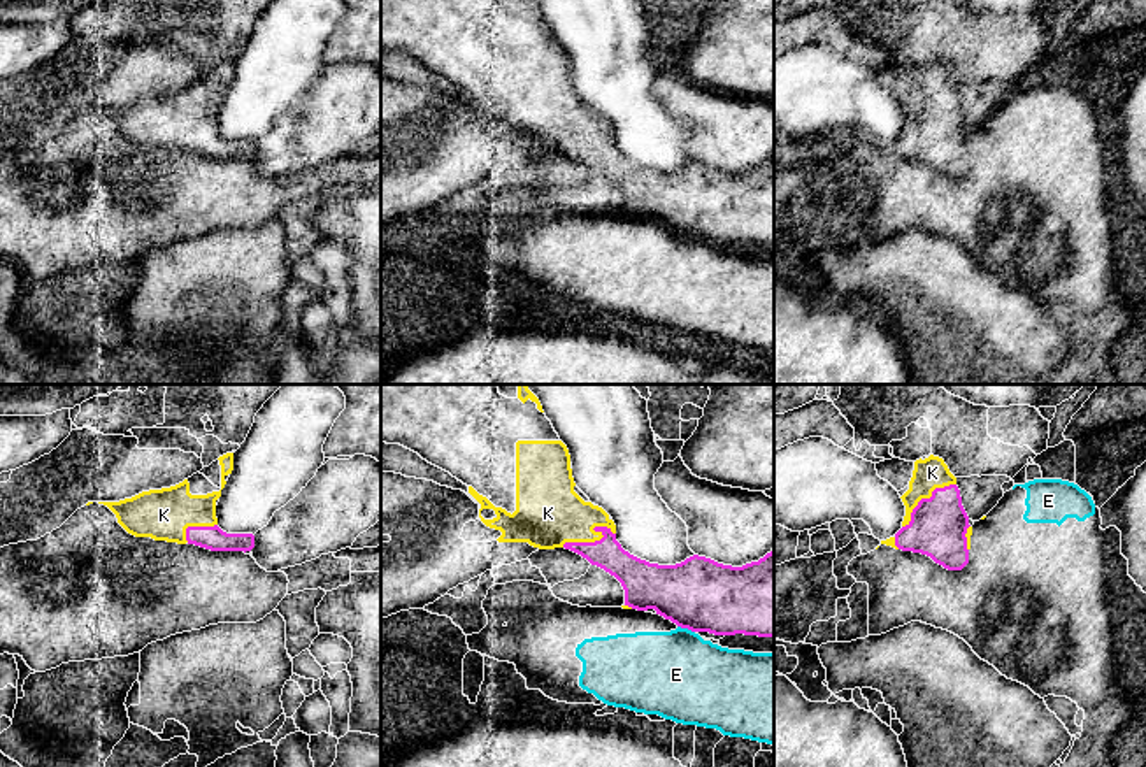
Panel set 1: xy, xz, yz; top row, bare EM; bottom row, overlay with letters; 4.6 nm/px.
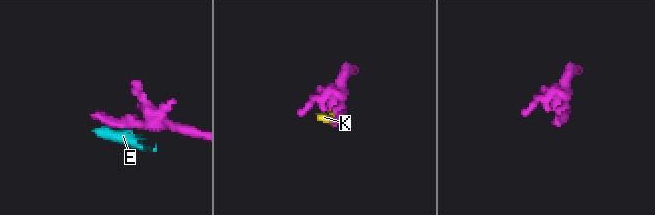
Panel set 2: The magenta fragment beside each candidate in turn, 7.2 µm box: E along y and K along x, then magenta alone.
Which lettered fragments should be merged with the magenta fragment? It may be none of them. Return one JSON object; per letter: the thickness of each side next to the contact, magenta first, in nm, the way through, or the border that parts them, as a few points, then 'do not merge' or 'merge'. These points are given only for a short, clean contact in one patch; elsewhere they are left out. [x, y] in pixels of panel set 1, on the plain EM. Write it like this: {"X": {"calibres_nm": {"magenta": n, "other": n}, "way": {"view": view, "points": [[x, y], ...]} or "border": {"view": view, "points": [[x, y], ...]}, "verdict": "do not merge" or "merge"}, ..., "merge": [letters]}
{"E": {"calibres_nm": {"magenta": 340, "other": 400}, "verdict": "do not merge"}, "K": {"calibres_nm": {"magenta": 160, "other": 300}, "verdict": "merge"}, "merge": ["K"]}

